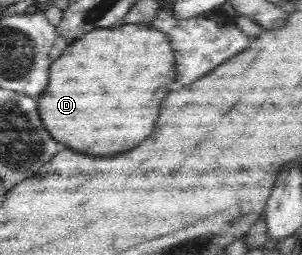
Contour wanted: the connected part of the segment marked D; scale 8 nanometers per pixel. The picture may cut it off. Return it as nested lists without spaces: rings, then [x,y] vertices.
[[[143,24],[101,28],[75,39],[60,56],[51,65],[49,87],[39,101],[41,121],[55,141],[65,143],[73,151],[107,157],[123,153],[147,139],[159,117],[161,101],[167,97],[165,85],[169,85],[177,71],[167,34]]]

